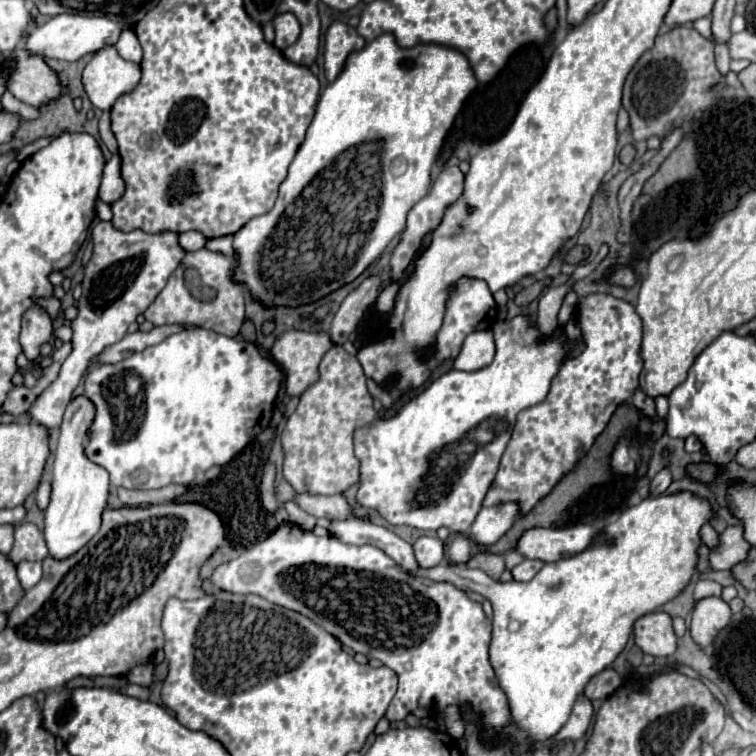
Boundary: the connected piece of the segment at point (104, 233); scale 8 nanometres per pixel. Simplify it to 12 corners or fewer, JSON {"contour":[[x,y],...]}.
{"contour":[[92,230],[72,352],[30,420],[60,426],[88,362],[184,258],[178,234]]}

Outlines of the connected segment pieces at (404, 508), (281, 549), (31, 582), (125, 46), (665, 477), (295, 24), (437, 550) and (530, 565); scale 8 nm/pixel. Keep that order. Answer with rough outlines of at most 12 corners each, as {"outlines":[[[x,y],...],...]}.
{"outlines":[[[495,322],[496,353],[356,428],[356,502],[466,534],[558,340]],[[290,522],[220,590],[300,612],[392,668],[420,706],[512,732],[492,622],[376,546]],[[20,562],[16,572],[24,590],[42,578],[42,562]],[[124,28],[116,50],[126,60],[142,60],[134,30]],[[664,468],[652,478],[650,494],[660,496],[672,484],[670,470]],[[286,12],[274,18],[278,50],[288,48],[300,36],[300,22]],[[436,536],[414,542],[424,568],[444,562],[444,542]],[[524,560],[512,570],[514,580],[532,580],[542,560]]]}

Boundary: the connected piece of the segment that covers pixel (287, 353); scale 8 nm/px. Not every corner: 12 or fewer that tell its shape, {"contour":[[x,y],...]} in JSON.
{"contour":[[288,330],[270,356],[284,372],[288,396],[314,380],[332,348],[328,334]]}

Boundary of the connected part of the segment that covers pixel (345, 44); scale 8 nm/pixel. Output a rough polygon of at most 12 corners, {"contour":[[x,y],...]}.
{"contour":[[332,22],[324,36],[324,74],[328,82],[344,68],[352,50],[366,40]]}

